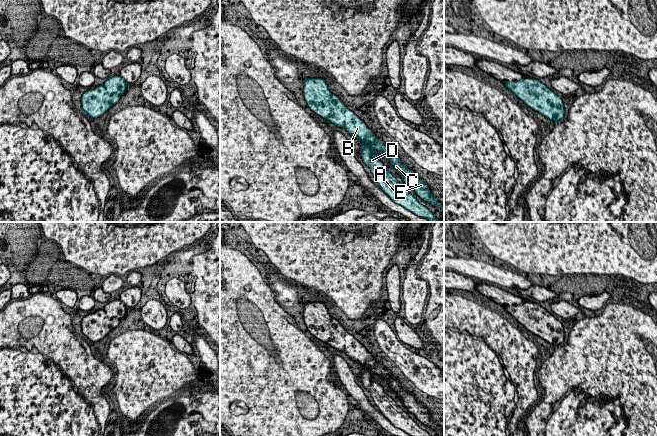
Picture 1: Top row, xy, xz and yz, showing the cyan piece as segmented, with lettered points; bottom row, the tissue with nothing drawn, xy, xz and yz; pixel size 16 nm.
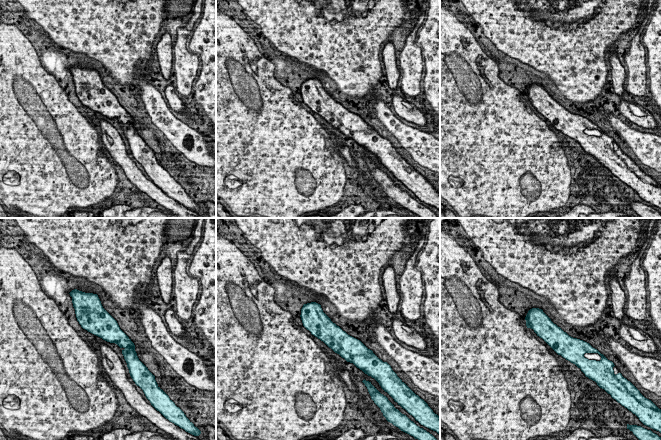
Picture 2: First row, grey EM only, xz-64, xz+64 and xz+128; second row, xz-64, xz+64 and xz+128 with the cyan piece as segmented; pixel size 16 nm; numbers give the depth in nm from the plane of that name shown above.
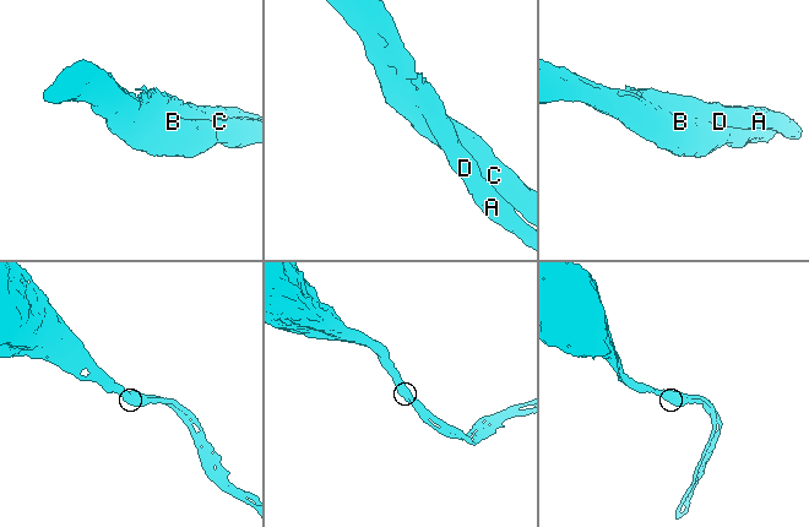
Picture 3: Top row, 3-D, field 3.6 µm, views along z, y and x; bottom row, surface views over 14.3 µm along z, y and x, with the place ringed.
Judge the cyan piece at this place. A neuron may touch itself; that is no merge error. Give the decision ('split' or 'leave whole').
split

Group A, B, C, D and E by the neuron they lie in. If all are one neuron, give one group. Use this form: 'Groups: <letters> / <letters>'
Groups: A D / B C E

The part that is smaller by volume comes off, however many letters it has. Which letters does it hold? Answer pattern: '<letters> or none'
A, D

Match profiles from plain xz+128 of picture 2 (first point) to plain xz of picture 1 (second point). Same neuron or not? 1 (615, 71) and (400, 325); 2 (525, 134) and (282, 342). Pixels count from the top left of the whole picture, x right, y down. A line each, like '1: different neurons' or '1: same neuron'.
1: different neurons
2: same neuron

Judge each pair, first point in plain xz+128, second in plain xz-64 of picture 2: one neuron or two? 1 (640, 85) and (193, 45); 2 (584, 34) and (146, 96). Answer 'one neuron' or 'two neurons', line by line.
1: two neurons
2: two neurons

